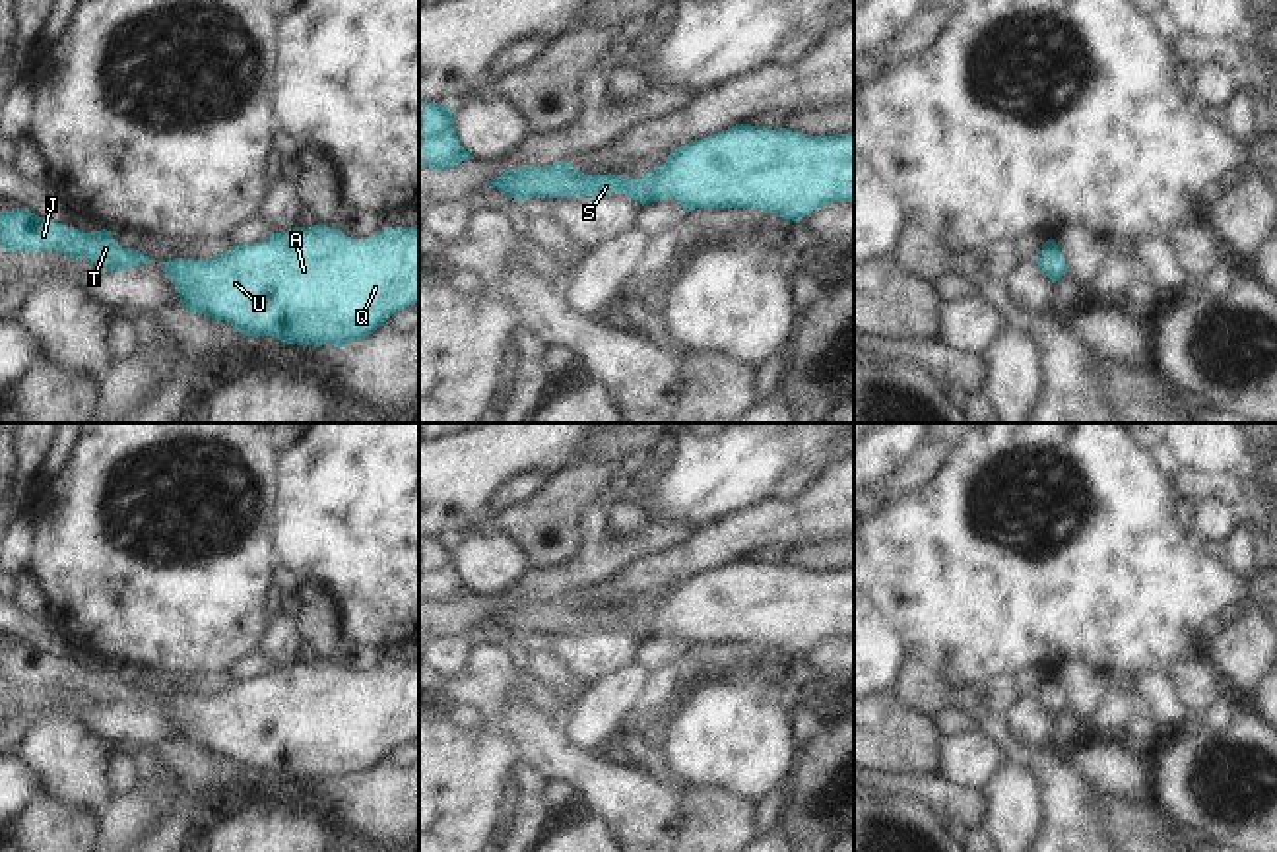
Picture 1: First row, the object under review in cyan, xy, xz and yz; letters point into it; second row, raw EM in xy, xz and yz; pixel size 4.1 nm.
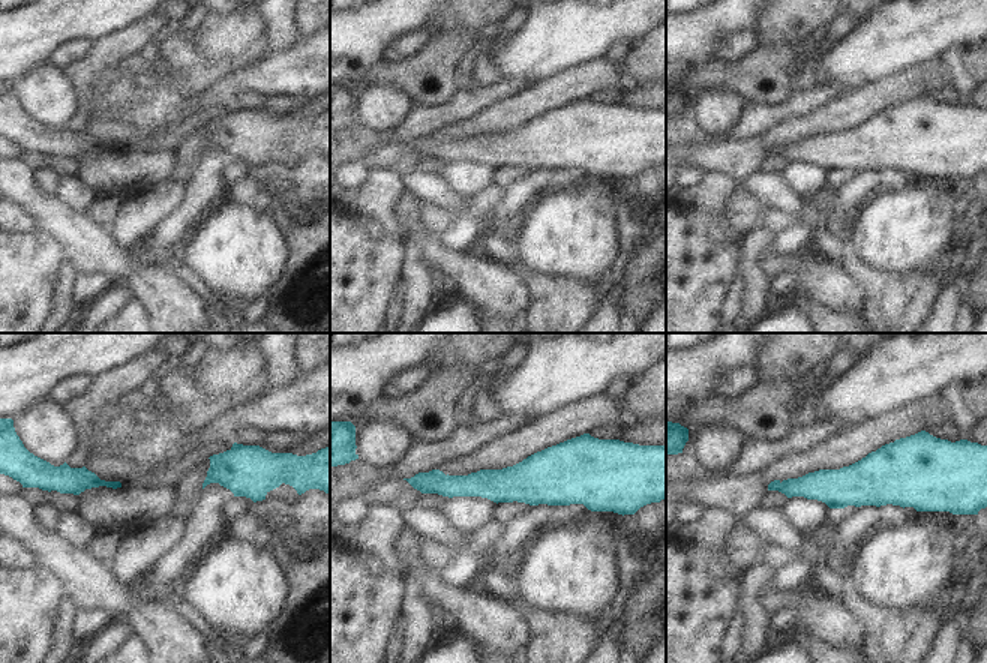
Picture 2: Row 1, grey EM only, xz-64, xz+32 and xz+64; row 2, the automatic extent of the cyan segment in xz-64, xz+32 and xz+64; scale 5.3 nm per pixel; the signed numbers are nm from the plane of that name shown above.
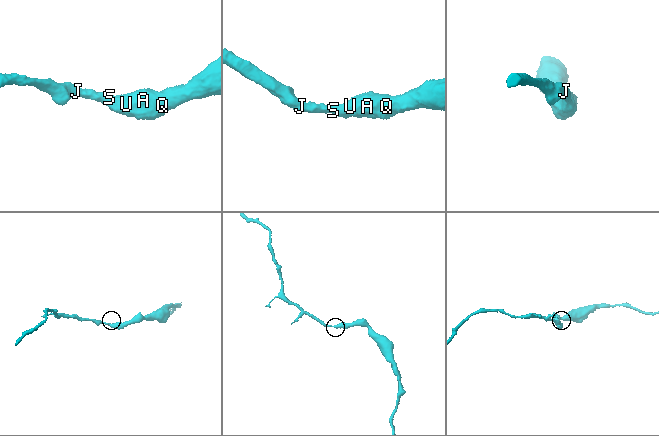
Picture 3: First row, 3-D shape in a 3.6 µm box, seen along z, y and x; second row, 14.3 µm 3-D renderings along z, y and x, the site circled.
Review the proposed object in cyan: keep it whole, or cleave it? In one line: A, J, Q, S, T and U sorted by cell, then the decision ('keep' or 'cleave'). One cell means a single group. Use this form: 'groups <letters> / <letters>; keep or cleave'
groups A J Q S T U; keep

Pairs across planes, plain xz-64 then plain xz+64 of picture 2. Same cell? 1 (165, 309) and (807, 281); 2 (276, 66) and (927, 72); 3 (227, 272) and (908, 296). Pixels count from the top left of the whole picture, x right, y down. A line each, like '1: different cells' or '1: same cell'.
1: same cell
2: same cell
3: different cells

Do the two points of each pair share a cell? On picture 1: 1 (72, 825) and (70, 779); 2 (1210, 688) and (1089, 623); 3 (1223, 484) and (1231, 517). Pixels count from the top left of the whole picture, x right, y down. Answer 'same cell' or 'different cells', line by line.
1: different cells
2: different cells
3: different cells

